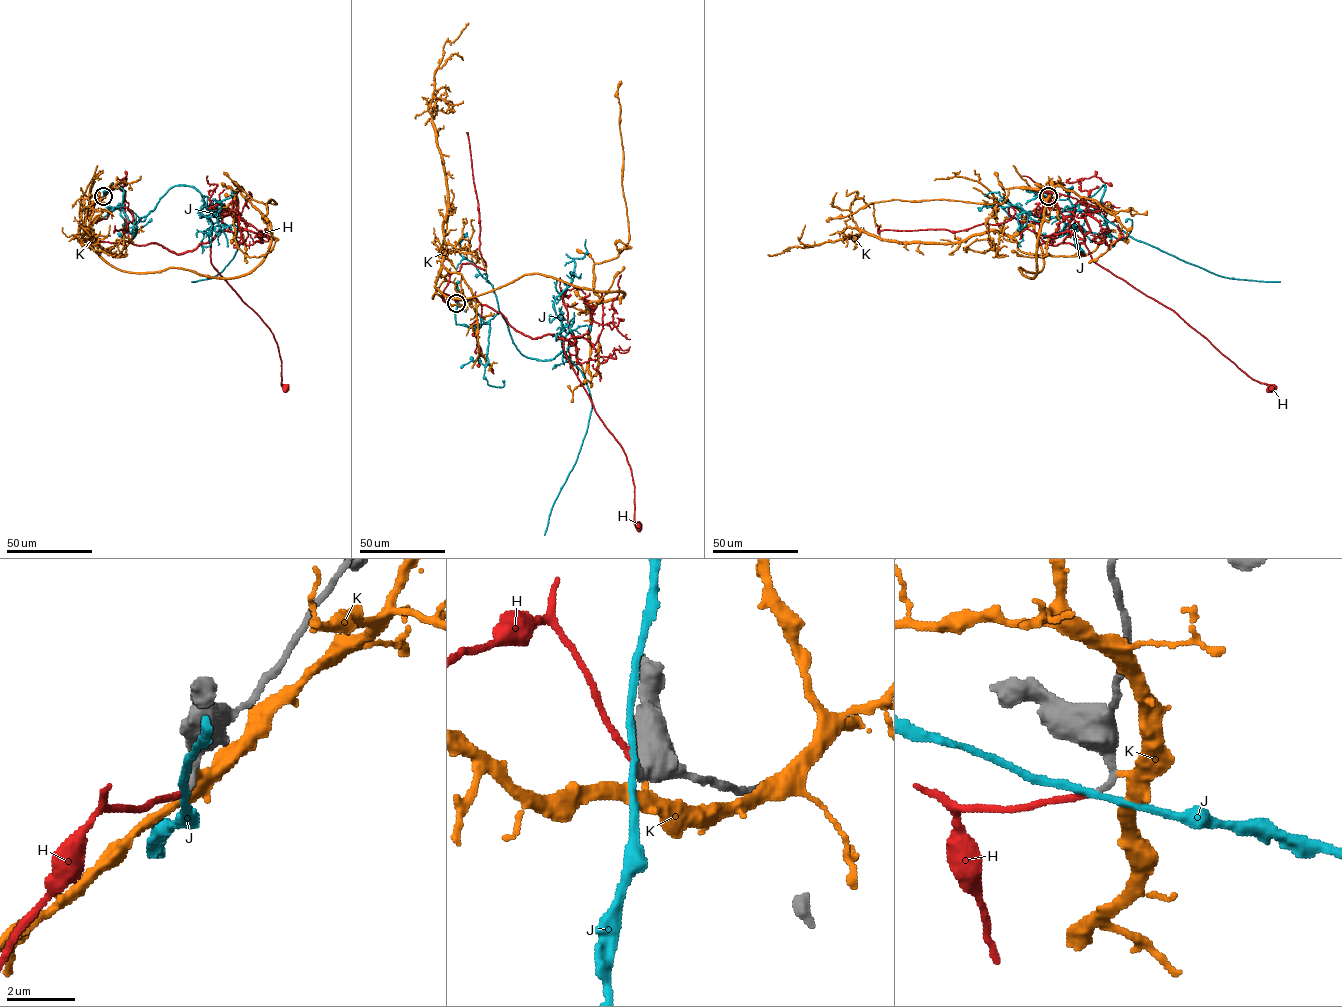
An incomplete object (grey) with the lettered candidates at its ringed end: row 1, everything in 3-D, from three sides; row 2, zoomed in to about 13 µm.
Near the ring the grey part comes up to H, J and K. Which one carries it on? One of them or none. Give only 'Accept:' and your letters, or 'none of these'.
Accept: H

